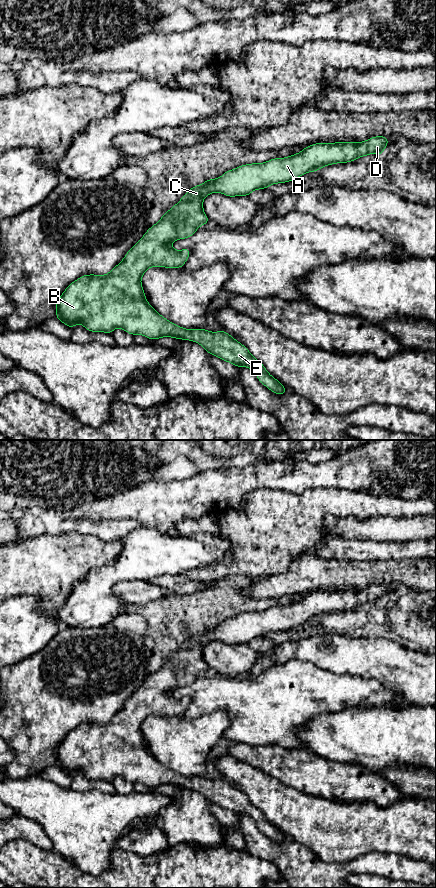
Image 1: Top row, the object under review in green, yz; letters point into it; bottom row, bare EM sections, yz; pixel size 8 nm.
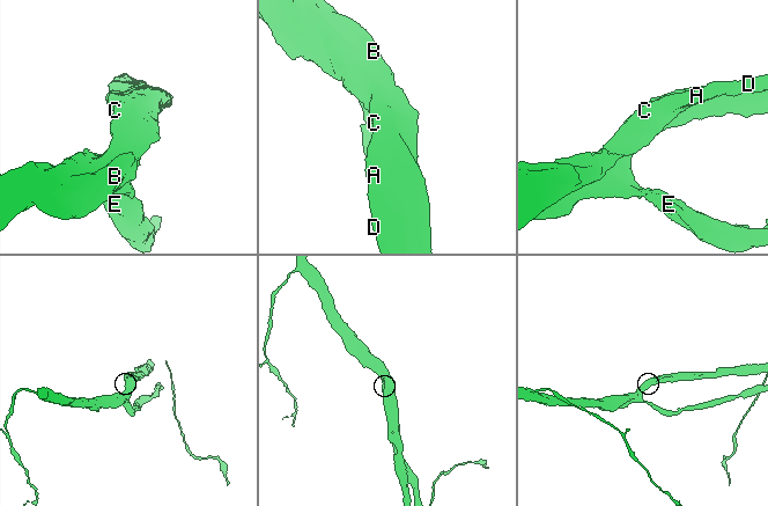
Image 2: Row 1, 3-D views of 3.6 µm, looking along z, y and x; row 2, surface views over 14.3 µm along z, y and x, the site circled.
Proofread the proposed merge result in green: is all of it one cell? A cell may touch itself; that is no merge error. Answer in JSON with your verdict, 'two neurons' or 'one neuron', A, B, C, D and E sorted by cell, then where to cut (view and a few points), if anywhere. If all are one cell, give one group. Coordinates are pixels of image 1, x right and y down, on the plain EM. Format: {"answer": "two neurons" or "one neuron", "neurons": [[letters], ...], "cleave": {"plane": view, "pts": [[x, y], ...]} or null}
{"answer": "one neuron", "neurons": [["A", "B", "C", "D", "E"]], "cleave": null}

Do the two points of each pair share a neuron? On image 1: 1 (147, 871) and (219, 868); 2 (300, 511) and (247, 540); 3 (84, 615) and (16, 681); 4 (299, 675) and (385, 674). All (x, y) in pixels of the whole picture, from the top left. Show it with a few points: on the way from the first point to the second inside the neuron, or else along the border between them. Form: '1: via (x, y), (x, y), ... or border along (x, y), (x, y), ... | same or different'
1: via (165, 871), (201, 871) | same
2: via (287, 524), (274, 527), (260, 540) | same
3: border along (72, 626), (96, 627) | different
4: border along (327, 669), (338, 674), (356, 674), (373, 679) | different

